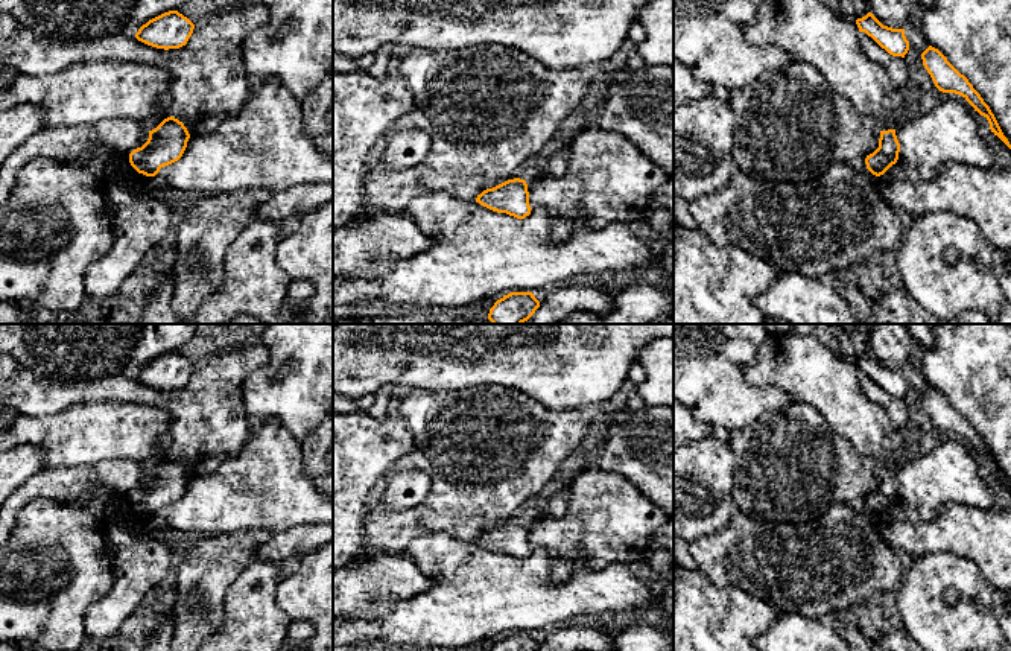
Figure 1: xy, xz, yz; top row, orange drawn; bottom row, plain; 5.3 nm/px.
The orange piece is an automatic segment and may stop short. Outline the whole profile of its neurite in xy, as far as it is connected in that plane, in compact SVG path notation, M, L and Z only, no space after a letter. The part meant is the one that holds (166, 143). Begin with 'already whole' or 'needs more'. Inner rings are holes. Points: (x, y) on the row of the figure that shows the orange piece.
already whole; M170 116L149 131L147 141L129 154L129 163L138 173L155 176L182 157L189 138L184 123Z

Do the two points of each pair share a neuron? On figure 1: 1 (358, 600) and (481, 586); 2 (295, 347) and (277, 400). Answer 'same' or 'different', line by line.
1: different
2: same

